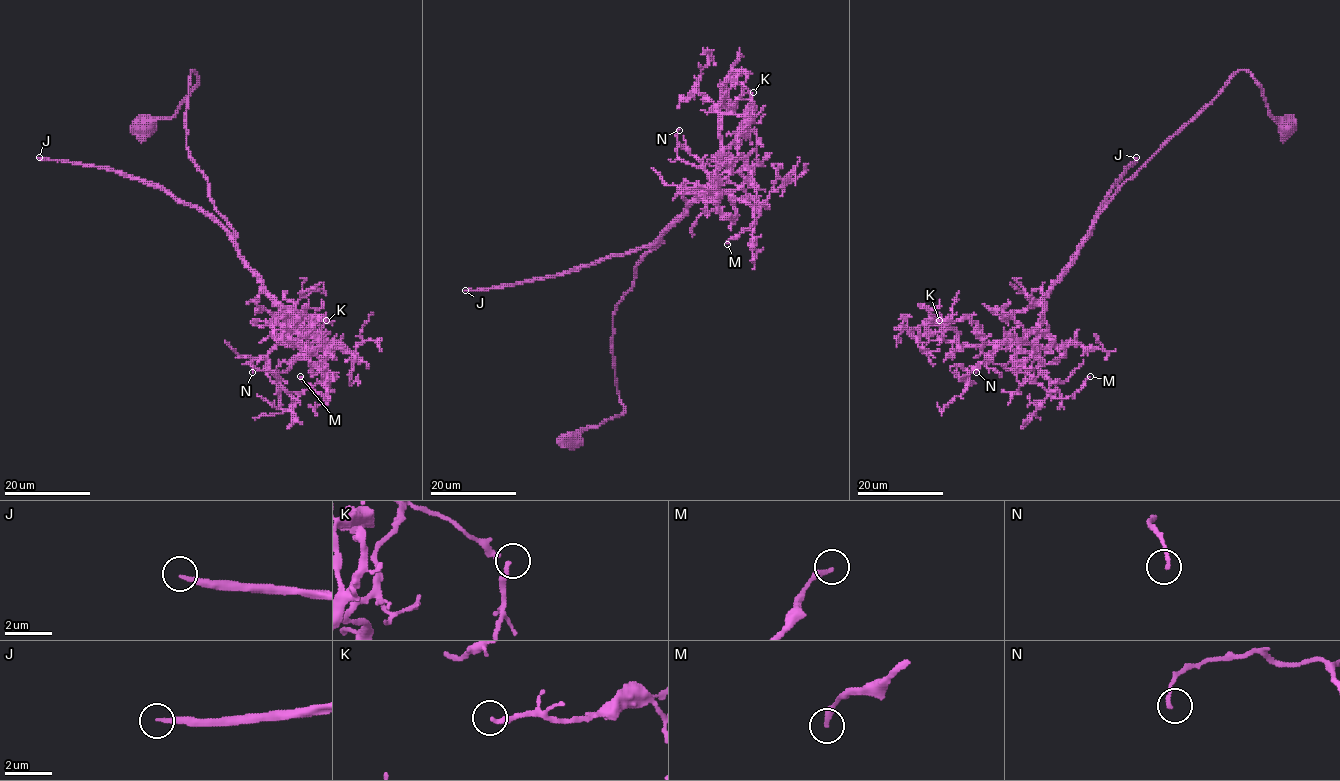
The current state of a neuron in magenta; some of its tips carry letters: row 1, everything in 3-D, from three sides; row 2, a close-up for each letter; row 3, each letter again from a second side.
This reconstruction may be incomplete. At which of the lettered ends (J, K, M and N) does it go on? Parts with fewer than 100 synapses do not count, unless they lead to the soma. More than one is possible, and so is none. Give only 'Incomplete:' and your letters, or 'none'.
Incomplete: J

